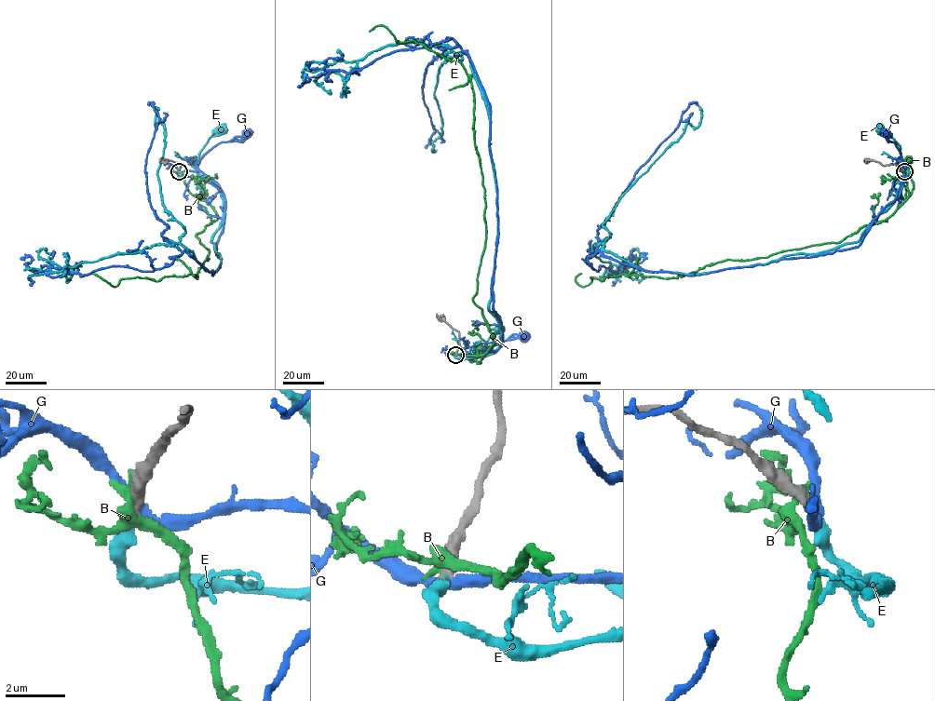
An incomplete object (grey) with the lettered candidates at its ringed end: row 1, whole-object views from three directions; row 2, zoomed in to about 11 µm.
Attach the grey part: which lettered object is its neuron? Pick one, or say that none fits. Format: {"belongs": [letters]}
{"belongs": ["E"]}

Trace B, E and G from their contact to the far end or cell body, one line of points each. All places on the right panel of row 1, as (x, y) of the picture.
B: (903, 169), (906, 200), (914, 187), (907, 161)
E: (904, 171), (909, 176), (901, 147), (891, 137), (883, 136), (879, 128)
G: (905, 170), (899, 150), (893, 141), (887, 141), (886, 133)

